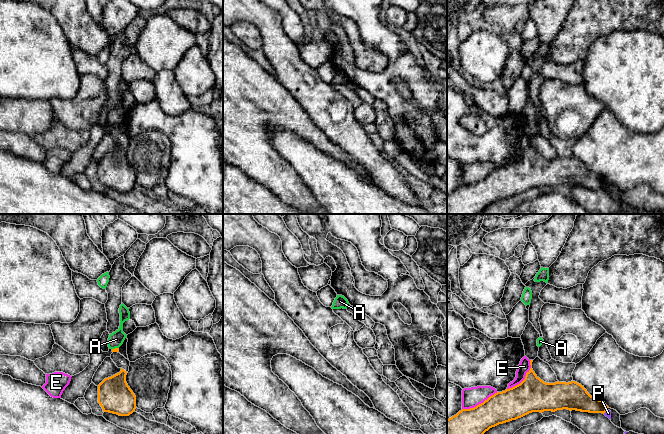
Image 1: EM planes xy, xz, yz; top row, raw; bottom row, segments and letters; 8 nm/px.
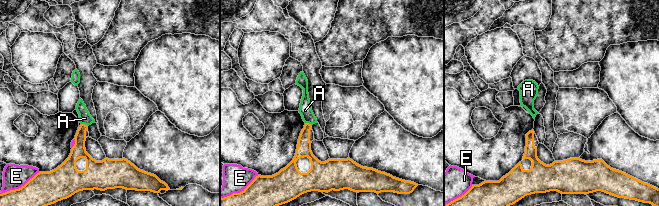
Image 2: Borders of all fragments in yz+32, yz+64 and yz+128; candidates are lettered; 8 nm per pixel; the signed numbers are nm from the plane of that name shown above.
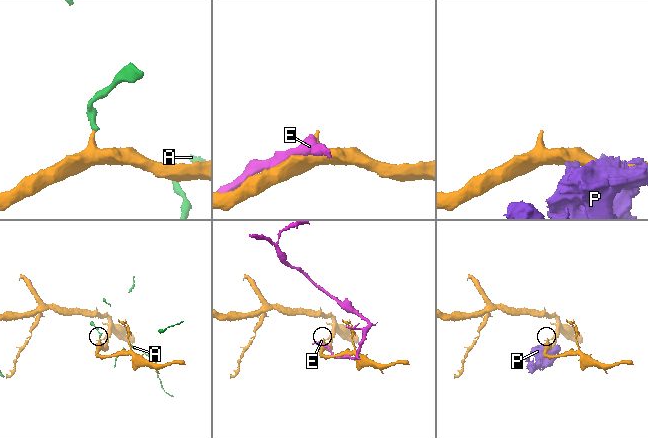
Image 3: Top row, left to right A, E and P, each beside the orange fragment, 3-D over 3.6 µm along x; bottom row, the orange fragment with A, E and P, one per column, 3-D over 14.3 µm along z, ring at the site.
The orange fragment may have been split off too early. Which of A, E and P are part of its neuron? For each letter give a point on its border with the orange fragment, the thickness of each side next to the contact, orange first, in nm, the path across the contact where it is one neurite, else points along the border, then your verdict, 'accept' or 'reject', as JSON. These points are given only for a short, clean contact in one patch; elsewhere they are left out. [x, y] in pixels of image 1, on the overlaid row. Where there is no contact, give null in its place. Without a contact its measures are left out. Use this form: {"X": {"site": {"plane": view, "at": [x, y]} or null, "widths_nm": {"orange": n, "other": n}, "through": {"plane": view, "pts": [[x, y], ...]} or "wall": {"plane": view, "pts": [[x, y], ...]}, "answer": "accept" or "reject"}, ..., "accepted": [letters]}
{"A": {"site": {"plane": "xy", "at": [115, 348]}, "widths_nm": {"orange": 30, "other": 120}, "wall": {"plane": "xy", "pts": [[118, 347], [112, 349]]}, "answer": "reject"}, "E": {"site": {"plane": "yz", "at": [525, 378]}, "widths_nm": {"orange": 280, "other": 90}, "answer": "reject"}, "P": {"site": {"plane": "yz", "at": [605, 411]}, "widths_nm": {"orange": 190, "other": 50}, "answer": "reject"}, "accepted": []}

